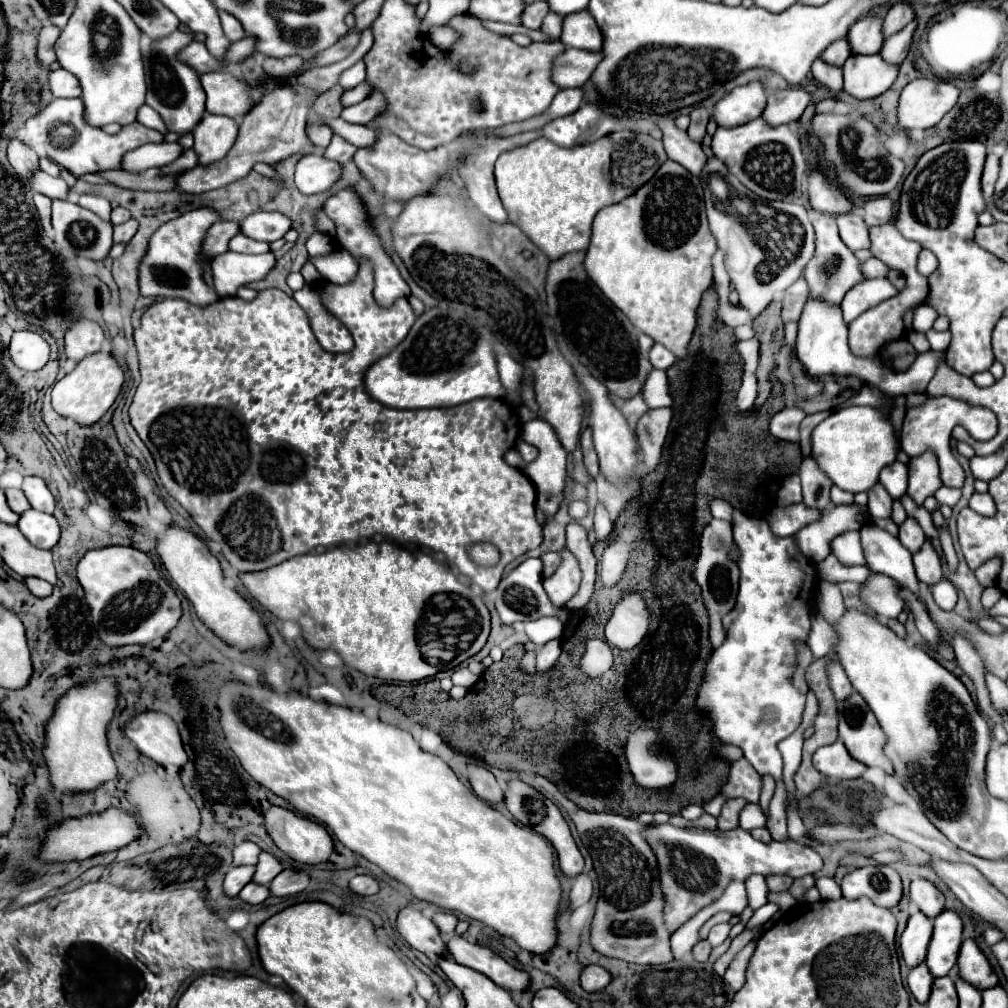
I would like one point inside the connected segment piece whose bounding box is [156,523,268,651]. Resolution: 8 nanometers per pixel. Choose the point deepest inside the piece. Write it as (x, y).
(191, 566)

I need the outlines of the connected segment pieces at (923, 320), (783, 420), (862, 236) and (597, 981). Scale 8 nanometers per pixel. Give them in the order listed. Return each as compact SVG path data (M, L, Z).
M928 305L918 307L914 311L914 329L916 331L928 331L928 329L932 329L932 323L934 323L936 317L938 315L936 315L936 311L932 307L928 307Z
M792 407L782 409L770 419L770 433L782 441L798 441L798 425L804 419L804 411Z
M858 213L840 215L840 217L836 217L836 223L840 229L840 237L848 249L856 251L856 249L868 249L870 247L868 225L864 223L864 219Z
M588 965L588 967L584 967L584 971L580 975L580 985L586 991L600 991L610 981L612 981L612 975L604 967L600 967L600 965Z

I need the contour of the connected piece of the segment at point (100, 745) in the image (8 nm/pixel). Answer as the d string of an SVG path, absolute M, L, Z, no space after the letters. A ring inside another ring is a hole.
M98 679L94 683L84 683L74 689L70 689L64 697L58 699L56 711L46 727L46 747L44 747L44 759L50 769L50 779L52 783L62 791L62 793L74 793L74 791L92 791L98 785L110 781L116 777L116 765L112 761L112 755L106 745L106 725L114 715L116 707L116 685L114 679Z

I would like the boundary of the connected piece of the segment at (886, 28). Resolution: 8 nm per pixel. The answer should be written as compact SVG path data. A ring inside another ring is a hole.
M896 3L890 7L888 15L884 17L884 25L882 25L882 35L890 37L896 31L902 31L902 27L914 19L912 9L906 3Z

